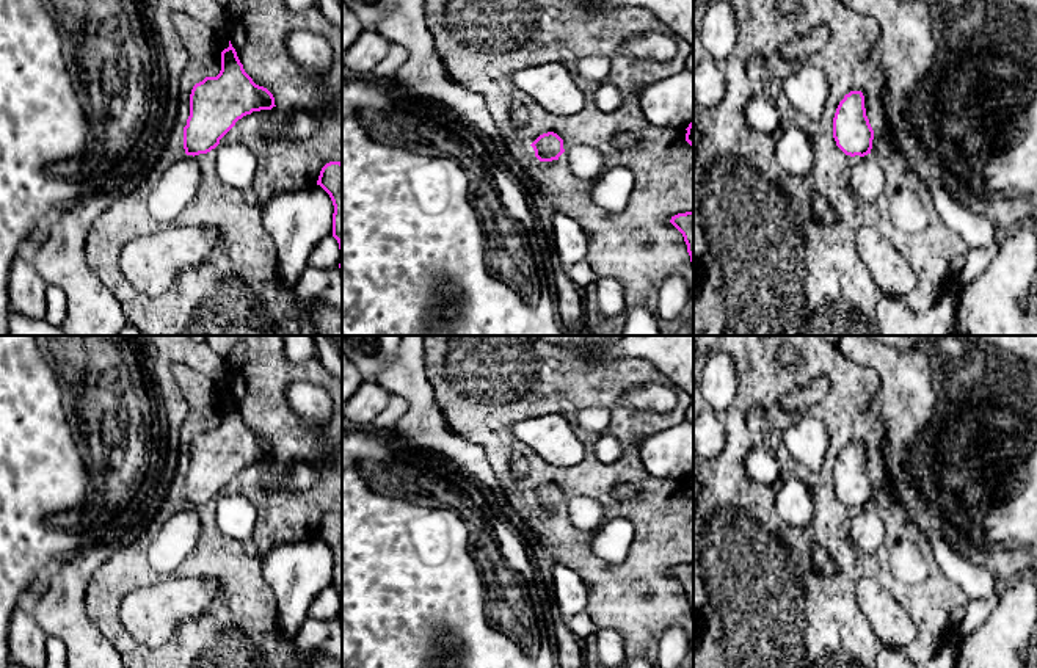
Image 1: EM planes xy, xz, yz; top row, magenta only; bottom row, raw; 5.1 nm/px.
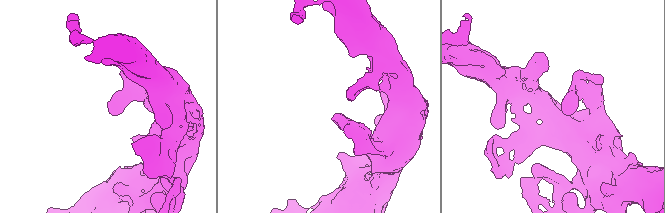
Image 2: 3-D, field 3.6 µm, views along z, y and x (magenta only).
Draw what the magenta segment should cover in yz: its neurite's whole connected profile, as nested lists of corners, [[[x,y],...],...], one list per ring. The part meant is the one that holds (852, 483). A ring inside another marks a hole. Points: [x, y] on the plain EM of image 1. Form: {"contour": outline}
{"contour": [[[850,442],[839,453],[833,469],[833,489],[846,506],[871,505],[874,481],[866,467],[861,442]]]}

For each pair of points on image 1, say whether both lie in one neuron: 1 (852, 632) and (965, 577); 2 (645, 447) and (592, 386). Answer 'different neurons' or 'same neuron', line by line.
1: different neurons
2: different neurons

